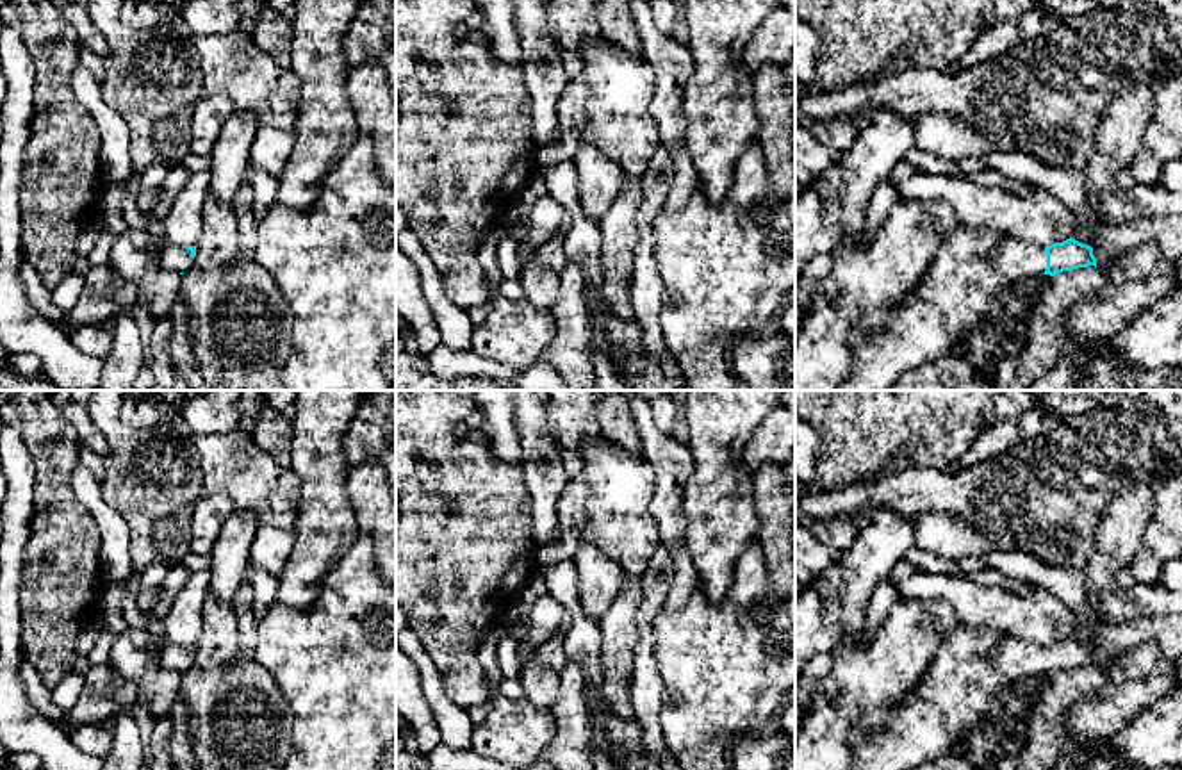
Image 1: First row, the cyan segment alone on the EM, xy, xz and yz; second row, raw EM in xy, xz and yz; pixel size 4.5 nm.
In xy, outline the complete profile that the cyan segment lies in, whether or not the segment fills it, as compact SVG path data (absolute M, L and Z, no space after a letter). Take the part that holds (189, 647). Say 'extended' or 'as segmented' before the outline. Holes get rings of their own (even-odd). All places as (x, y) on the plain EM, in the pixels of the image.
extended; M168 643L160 652L159 652L159 663L164 668L176 670L176 672L185 672L196 656L196 645L171 645Z

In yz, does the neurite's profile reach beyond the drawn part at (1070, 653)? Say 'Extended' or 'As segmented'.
Extended

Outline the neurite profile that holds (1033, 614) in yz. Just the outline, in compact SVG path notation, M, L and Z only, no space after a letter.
M923 572L904 581L897 595L947 601L956 610L959 626L1000 631L1043 647L1073 635L1077 615L1068 604L1032 583L1018 581L1018 590L1013 594Z

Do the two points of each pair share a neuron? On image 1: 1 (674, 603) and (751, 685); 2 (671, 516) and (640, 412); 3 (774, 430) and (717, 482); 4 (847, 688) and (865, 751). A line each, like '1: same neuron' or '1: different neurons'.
1: different neurons
2: same neuron
3: different neurons
4: different neurons

